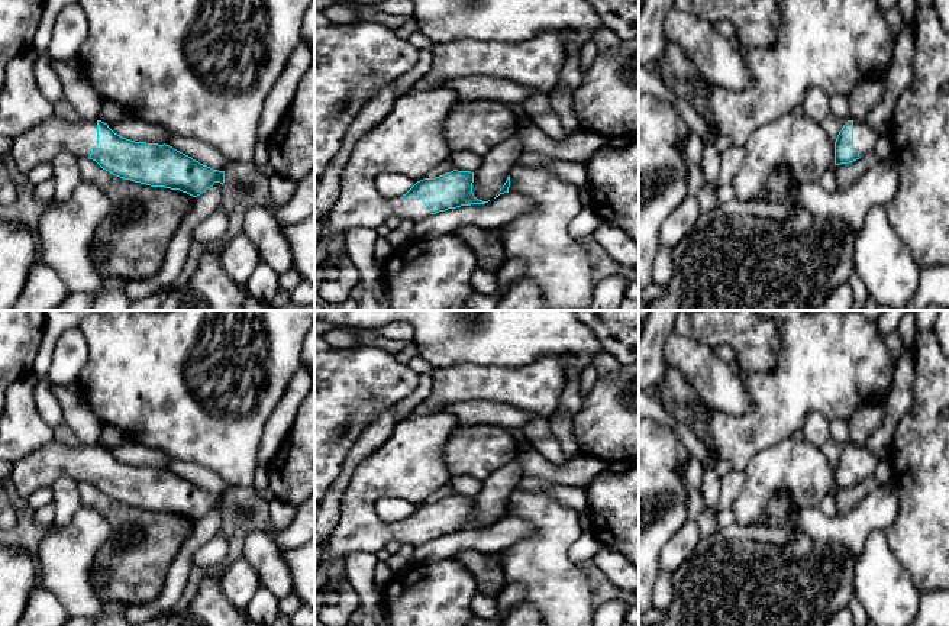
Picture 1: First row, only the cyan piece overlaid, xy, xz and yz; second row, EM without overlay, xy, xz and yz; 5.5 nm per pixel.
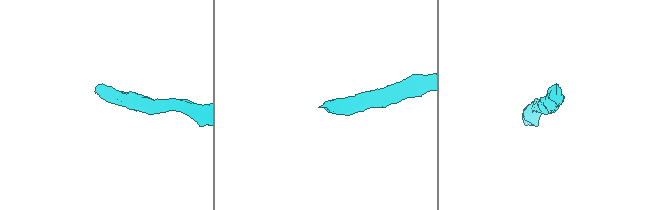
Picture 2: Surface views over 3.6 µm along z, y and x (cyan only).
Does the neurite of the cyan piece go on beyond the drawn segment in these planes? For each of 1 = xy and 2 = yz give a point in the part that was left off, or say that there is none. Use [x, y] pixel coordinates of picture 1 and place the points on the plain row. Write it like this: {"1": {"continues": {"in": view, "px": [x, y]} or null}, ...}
{"1": {"continues": {"in": "xy", "px": [42, 467]}}, "2": {"continues": {"in": "yz", "px": [796, 467]}}}

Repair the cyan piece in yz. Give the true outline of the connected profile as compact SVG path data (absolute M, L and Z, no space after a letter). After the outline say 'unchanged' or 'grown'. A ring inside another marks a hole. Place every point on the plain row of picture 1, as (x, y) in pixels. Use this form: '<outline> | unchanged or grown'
M788 438L755 455L745 472L743 490L732 506L735 523L755 526L775 494L788 494L793 507L819 507L835 490L849 488L874 475L878 459L849 443L833 468L822 449L806 438Z | grown

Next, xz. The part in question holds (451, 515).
M452 413L409 416L397 422L391 436L358 465L343 493L338 526L326 542L330 558L314 574L314 600L332 588L338 578L335 561L348 554L377 554L390 541L417 548L448 533L488 527L474 520L471 496L427 501L451 480L443 446L458 425ZM387 497L417 507L401 522L382 522L375 504Z | grown

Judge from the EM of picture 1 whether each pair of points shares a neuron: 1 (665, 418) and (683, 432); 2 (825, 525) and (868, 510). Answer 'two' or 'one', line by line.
1: one
2: one

